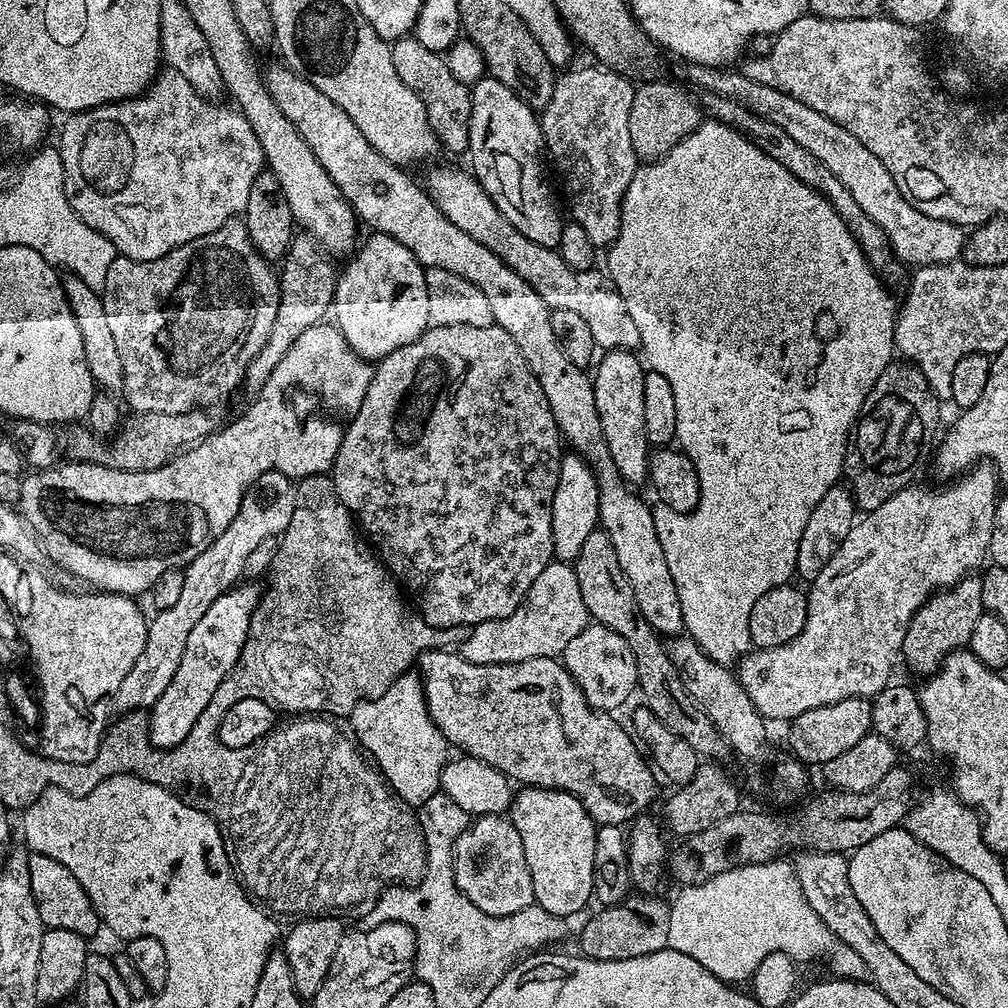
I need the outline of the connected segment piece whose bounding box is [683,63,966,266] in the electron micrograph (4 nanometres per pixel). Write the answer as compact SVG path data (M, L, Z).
M685 63L683 67L685 78L690 83L697 84L697 89L730 98L738 102L738 106L746 106L746 110L766 118L768 122L774 122L774 126L781 130L786 130L786 134L790 134L790 138L794 138L798 146L810 150L810 154L814 154L814 158L818 158L818 162L822 162L822 166L826 166L826 170L830 170L830 174L834 174L834 178L838 178L838 182L842 182L842 186L850 190L854 202L862 206L865 214L874 218L878 226L882 226L888 244L892 247L893 257L899 263L901 260L904 264L912 264L911 266L923 266L951 264L952 261L961 259L966 239L965 229L958 224L930 218L922 214L922 210L914 210L914 206L906 202L902 190L898 190L898 182L894 182L890 170L886 170L878 157L871 150L866 150L866 146L862 146L862 142L858 142L858 138L854 138L850 130L838 126L838 122L826 118L826 114L818 114L818 110L806 106L806 102L798 102L798 98L790 98L790 94L774 86L762 86L762 82L746 78L743 71L707 68L701 64L689 63Z

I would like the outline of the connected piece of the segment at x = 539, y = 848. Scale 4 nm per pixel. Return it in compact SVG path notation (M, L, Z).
M524 786L513 795L510 819L522 837L530 882L534 882L534 903L555 916L572 918L594 900L595 820L574 794L553 788Z

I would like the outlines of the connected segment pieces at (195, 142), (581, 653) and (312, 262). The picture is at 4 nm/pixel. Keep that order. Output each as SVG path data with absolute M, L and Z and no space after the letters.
M165 67L157 72L148 91L137 99L120 100L117 104L103 104L85 112L71 113L60 132L58 147L64 167L64 193L68 195L72 209L80 215L82 222L86 222L86 226L98 230L98 234L106 237L116 247L119 255L131 260L157 260L194 238L202 238L218 230L218 226L228 220L237 219L243 213L246 198L250 198L250 186L254 186L254 178L265 171L266 165L264 151L248 119L235 107L223 108L222 105L220 102L205 100L202 94L198 94L198 90L194 90L194 86L190 86L190 82L186 82L186 78L182 78L182 74Z
M589 622L582 630L582 634L577 634L566 646L566 650L562 653L562 663L564 669L572 675L574 682L582 690L586 702L592 708L599 708L602 712L615 713L617 711L615 708L622 707L627 702L628 695L632 691L634 693L637 691L634 654L630 654L630 646L626 646L626 641L618 634L614 634L614 630L610 630L601 624Z
M300 234L293 239L288 247L288 255L282 261L278 279L280 282L280 301L278 302L278 318L274 318L274 327L270 330L270 338L266 346L252 359L244 375L243 391L255 394L266 386L266 378L274 374L274 366L282 362L286 350L294 346L294 342L310 326L321 323L329 315L332 299L335 296L335 286L338 268L333 261L318 247L315 240L307 234Z

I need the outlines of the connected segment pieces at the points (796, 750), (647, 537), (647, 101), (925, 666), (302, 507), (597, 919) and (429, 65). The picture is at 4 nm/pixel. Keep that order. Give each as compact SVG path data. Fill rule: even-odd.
M846 698L830 706L818 706L814 710L806 710L806 714L795 716L787 728L788 744L792 747L791 755L805 766L822 766L834 758L839 758L856 743L862 742L862 738L870 735L872 701L868 698Z
M276 62L272 69L264 72L264 85L270 90L270 98L278 102L278 110L294 122L294 130L306 138L306 146L314 150L314 158L322 162L322 170L330 174L334 186L342 190L344 197L348 199L348 205L356 211L357 217L369 224L371 231L381 232L389 235L390 238L397 239L398 242L406 246L411 254L418 260L424 268L441 268L450 270L450 274L458 274L466 278L466 282L474 282L482 294L490 301L490 310L492 311L493 321L510 338L514 338L518 350L522 350L522 358L530 366L534 378L538 378L538 386L542 386L542 394L546 394L546 402L550 402L550 414L554 414L554 422L558 426L561 437L566 441L573 453L584 459L591 466L592 473L596 476L596 485L598 486L598 521L599 527L610 538L610 546L614 546L614 555L618 557L618 566L622 566L622 574L626 574L626 582L630 582L630 590L634 590L634 602L638 602L638 610L642 610L642 618L650 622L650 626L664 638L671 638L681 635L684 632L684 619L682 618L682 604L678 602L678 588L674 586L674 577L670 574L670 565L666 562L666 554L662 550L662 542L658 542L658 530L654 530L654 518L652 517L652 508L644 505L643 500L634 492L627 482L618 474L614 466L614 458L610 458L610 450L606 450L606 438L602 438L602 422L598 418L598 406L594 406L594 390L589 373L585 369L574 366L570 358L564 356L562 346L558 338L554 338L554 326L550 326L552 309L536 291L529 286L525 280L510 266L502 262L482 242L474 242L470 234L462 234L450 218L438 210L438 206L429 198L427 191L420 188L407 176L405 169L398 164L392 164L366 138L362 138L362 130L350 122L350 114L342 110L342 106L334 106L318 86L310 86L298 73L293 72L291 68L283 63Z
M648 82L639 85L634 94L634 101L630 106L630 140L637 159L644 162L658 160L678 144L684 137L688 137L698 125L702 123L702 110L699 103L680 87L670 82Z
M979 575L966 576L957 584L935 592L917 610L906 630L906 638L902 642L903 663L908 663L908 668L912 672L936 672L949 654L967 649L974 625L978 623L978 618L984 611L982 582Z
M331 475L306 476L295 485L295 488L296 505L294 506L294 514L290 518L290 526L286 526L286 530L279 537L276 553L267 569L267 572L269 571L268 588L266 584L260 600L256 603L256 609L252 612L250 628L260 628L260 632L256 632L256 640L246 638L240 651L240 661L233 666L232 672L224 679L222 686L218 686L215 703L219 708L228 712L237 702L242 702L242 698L260 698L268 701L277 709L283 710L285 708L286 711L292 712L288 714L327 714L332 718L340 718L336 716L348 718L351 717L352 711L360 702L382 695L396 679L407 673L424 653L448 650L453 646L460 645L468 637L470 628L467 624L459 624L449 628L435 628L420 617L420 613L416 611L415 607L410 606L400 585L392 579L392 573L384 567L379 555L369 547L365 537L358 531L352 511L338 498Z
M632 894L618 904L601 907L584 924L580 932L579 951L592 960L625 960L626 958L642 958L642 954L654 954L668 947L670 938L671 903L667 899L659 900L656 894Z
M415 35L401 36L392 44L394 70L418 98L422 98L422 106L426 106L426 118L432 127L432 133L440 142L440 147L446 153L467 153L470 142L470 110L472 109L472 94L469 85L463 84L450 70L447 59L441 53L422 46Z

